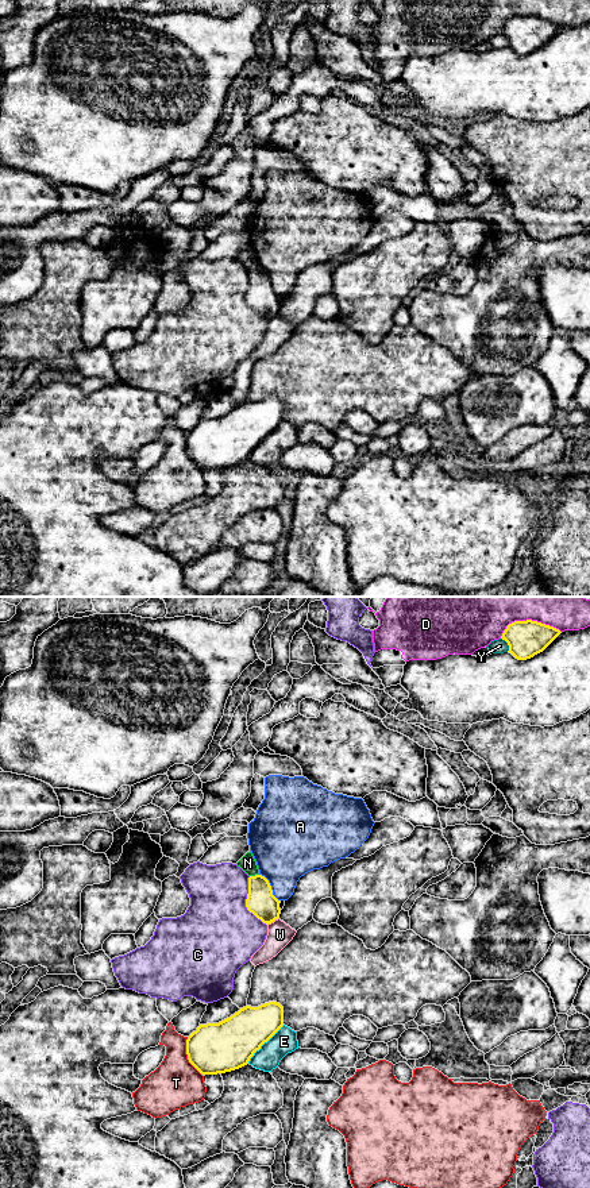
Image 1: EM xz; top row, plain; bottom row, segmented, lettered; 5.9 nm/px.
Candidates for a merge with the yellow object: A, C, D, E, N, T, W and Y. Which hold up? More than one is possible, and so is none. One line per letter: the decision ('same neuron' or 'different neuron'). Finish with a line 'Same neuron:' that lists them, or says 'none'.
A: different neuron
C: different neuron
D: different neuron
E: different neuron
N: different neuron
T: different neuron
W: different neuron
Y: different neuron
Same neuron: none

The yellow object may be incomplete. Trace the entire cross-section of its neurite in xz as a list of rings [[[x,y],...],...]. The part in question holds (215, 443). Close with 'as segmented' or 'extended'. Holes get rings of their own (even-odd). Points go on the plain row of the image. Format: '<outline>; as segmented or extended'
[[[279,398],[246,401],[219,418],[200,420],[186,435],[188,455],[201,470],[239,464],[282,421]]]; as segmented

